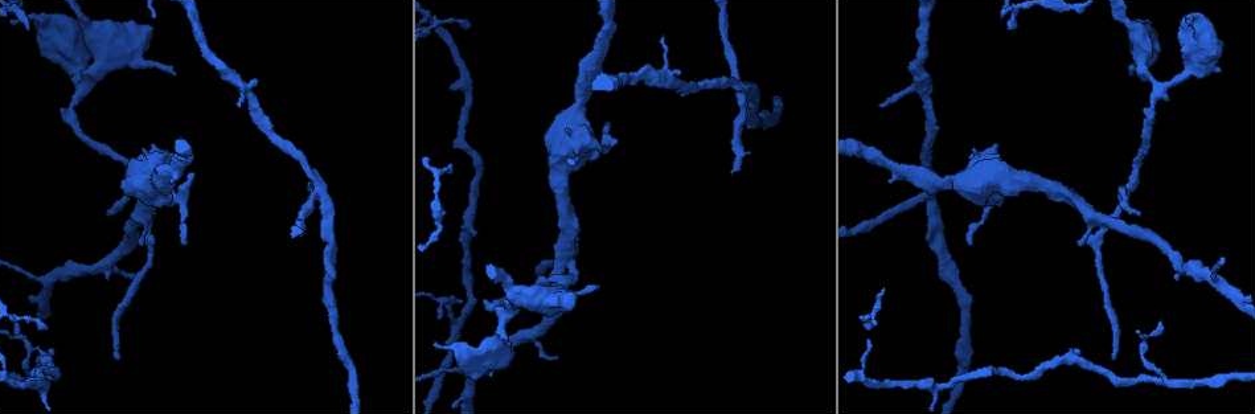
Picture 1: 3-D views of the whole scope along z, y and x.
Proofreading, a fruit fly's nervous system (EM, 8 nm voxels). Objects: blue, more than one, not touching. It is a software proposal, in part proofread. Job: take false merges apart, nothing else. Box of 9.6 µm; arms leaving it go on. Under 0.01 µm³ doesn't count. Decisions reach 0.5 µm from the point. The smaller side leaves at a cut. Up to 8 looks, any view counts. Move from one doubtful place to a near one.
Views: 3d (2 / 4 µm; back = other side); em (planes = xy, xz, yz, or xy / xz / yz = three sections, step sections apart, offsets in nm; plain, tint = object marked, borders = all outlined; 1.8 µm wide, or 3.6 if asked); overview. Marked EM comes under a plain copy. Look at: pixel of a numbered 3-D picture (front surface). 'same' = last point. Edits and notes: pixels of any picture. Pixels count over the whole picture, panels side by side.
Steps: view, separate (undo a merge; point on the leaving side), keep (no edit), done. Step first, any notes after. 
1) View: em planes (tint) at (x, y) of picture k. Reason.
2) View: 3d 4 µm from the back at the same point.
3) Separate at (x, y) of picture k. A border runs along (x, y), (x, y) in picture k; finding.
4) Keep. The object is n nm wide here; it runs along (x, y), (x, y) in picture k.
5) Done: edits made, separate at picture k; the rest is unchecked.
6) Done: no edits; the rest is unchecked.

View: 3d 4 µm at (992, 195) of picture 1. Abrupt turn.

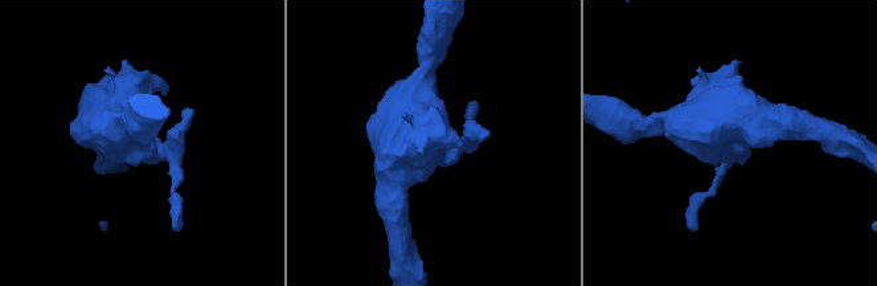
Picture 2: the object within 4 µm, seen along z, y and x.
View: em 3.6 µm xz step 16 (tint) at (137, 144) of picture 2.

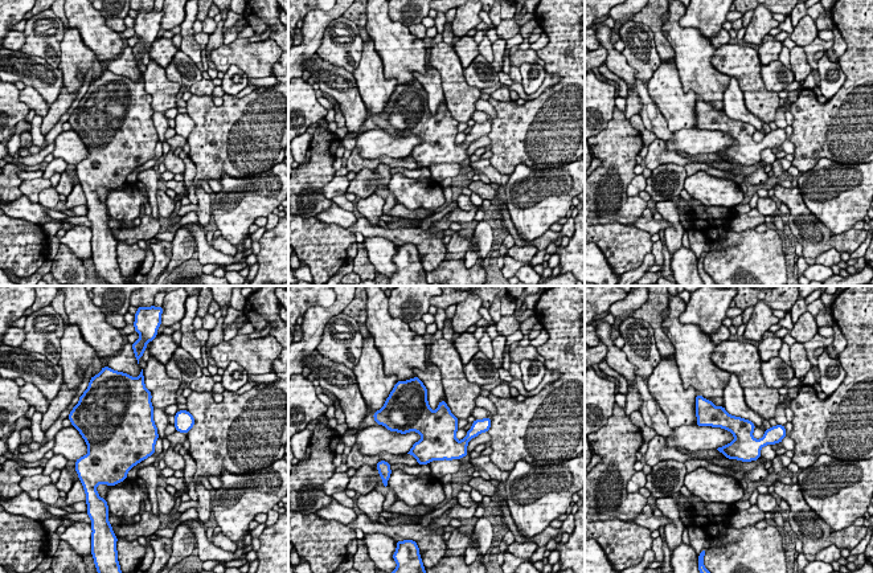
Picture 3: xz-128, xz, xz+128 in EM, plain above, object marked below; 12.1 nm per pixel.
View: em 3.6 µm planes (tint) at the same point.

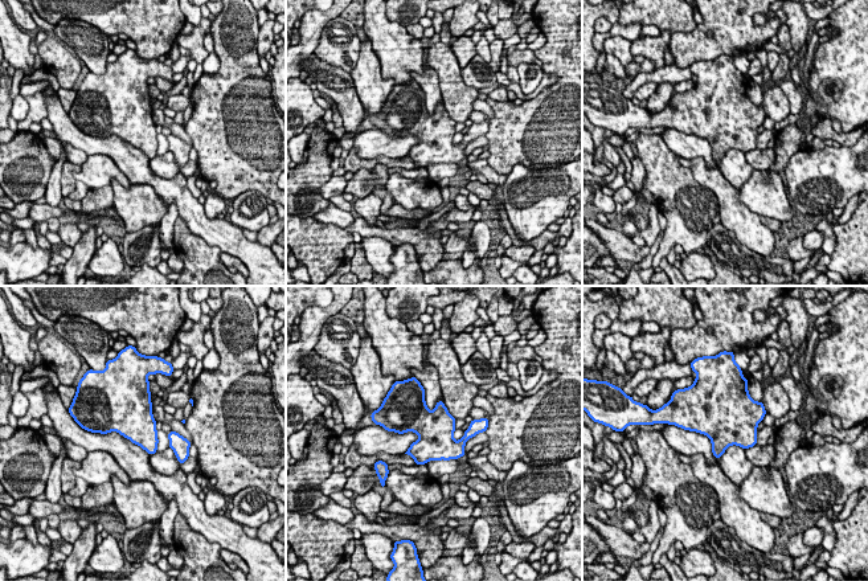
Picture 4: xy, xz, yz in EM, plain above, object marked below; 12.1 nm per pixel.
Keep. One neuron here.

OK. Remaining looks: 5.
View: em 3.6 µm xz step 4 (tint) at (317, 193) of picture 1. Four-way junction.

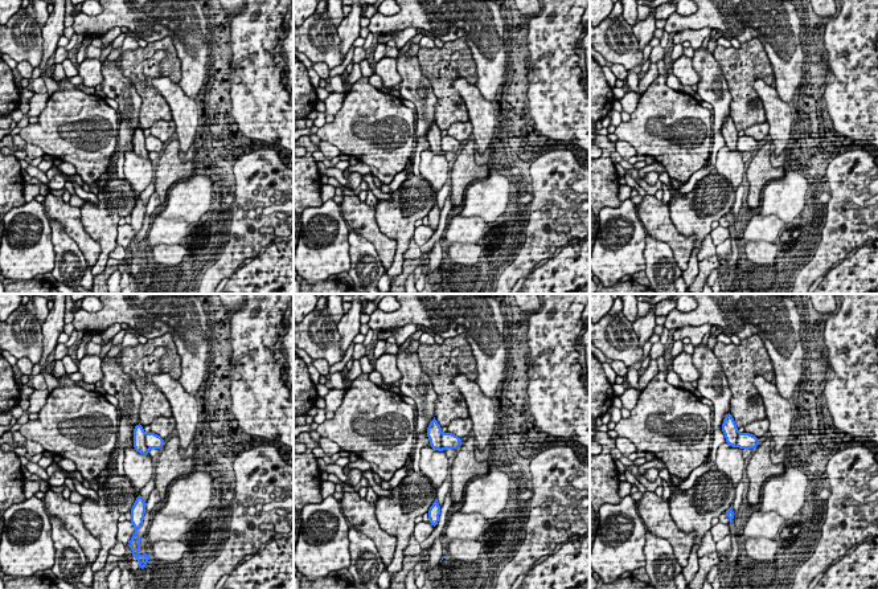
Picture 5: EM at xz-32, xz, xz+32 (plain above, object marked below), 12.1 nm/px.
View: em 3.6 µm xy step 4 (tint) at the same point.

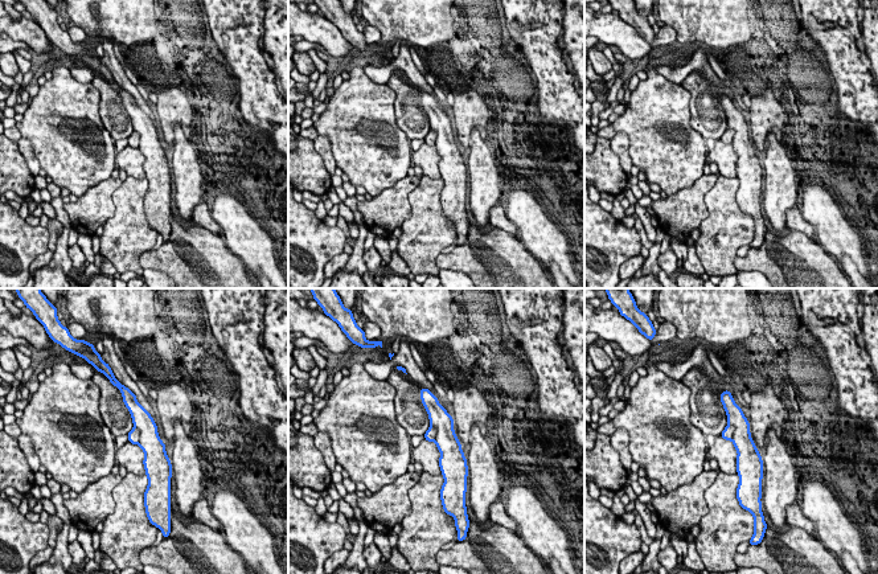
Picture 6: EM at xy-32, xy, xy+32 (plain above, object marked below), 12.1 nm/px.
Separate at (134, 434) of picture 6. The object is 300 nm wide here; a border runs along (134, 426), (139, 433), (139, 443) in picture 6; a second neuron is stuck on.

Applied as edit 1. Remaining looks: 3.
View: overview.

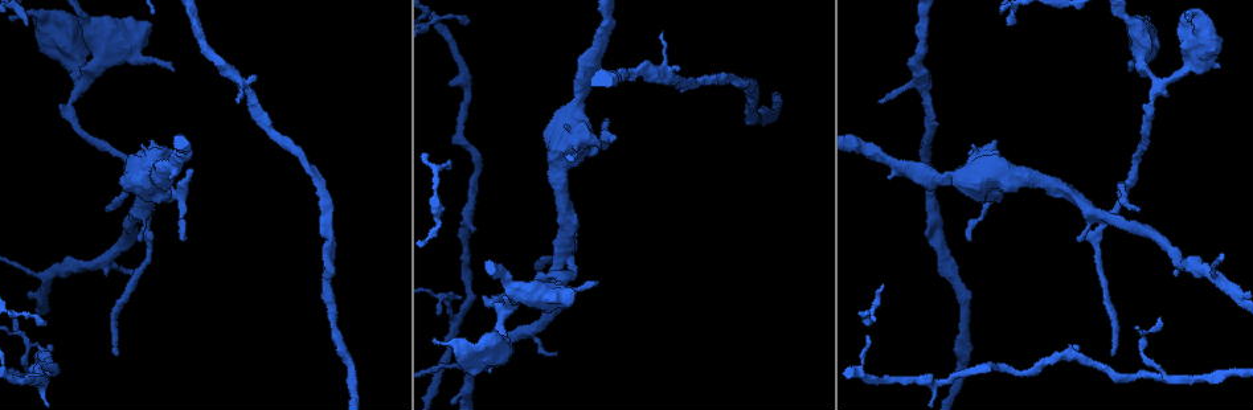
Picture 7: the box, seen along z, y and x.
View: em xy step 4 (tint) at (500, 311) of picture 7. Thick turns thin.

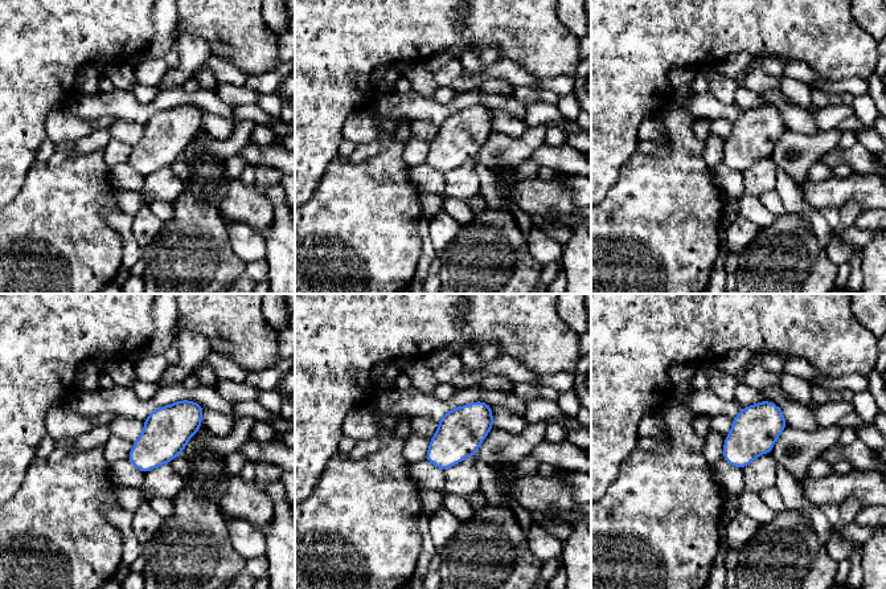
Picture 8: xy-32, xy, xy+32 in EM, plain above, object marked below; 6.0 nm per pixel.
View: em planes (borders) at the same point.

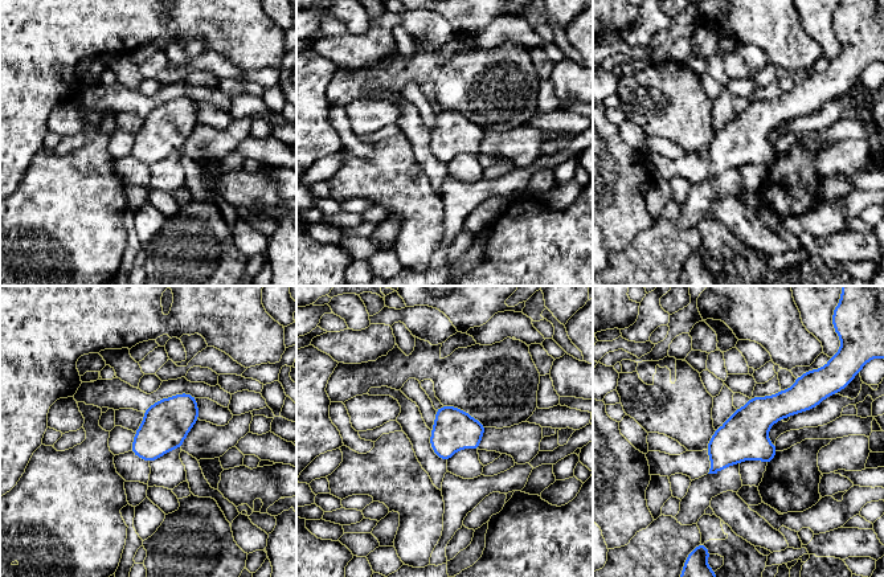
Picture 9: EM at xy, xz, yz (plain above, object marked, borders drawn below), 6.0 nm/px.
Keep. The object is 260 nm wide here; it runs along (809, 393), (772, 408), (713, 470) in picture 9; continuous, no second neuron.

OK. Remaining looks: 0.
Done: edits made, separate at picture 6; the rest is unchecked.

